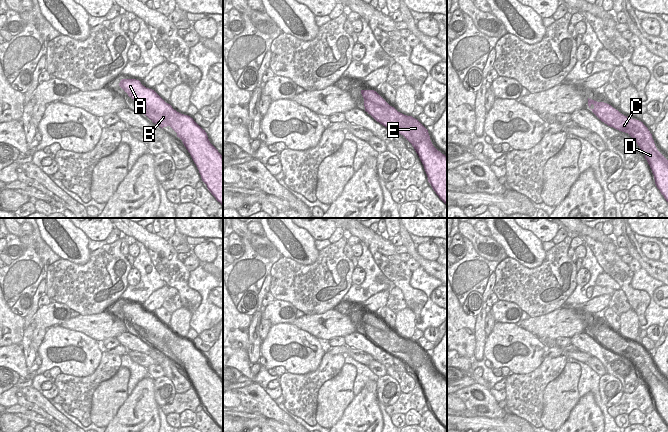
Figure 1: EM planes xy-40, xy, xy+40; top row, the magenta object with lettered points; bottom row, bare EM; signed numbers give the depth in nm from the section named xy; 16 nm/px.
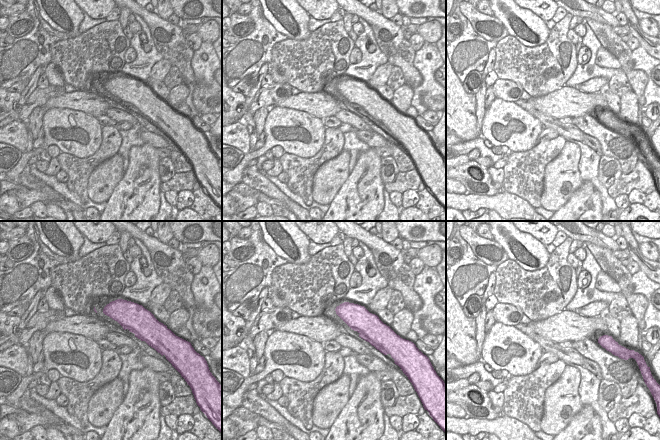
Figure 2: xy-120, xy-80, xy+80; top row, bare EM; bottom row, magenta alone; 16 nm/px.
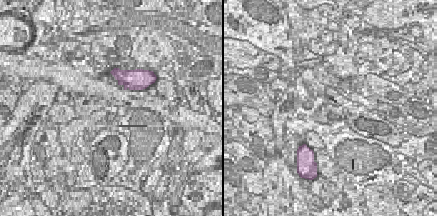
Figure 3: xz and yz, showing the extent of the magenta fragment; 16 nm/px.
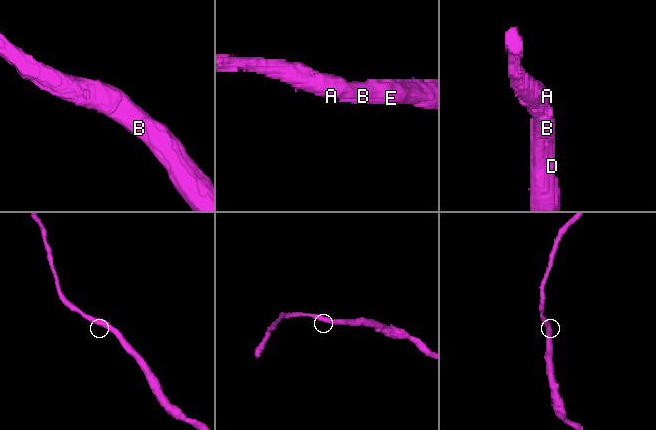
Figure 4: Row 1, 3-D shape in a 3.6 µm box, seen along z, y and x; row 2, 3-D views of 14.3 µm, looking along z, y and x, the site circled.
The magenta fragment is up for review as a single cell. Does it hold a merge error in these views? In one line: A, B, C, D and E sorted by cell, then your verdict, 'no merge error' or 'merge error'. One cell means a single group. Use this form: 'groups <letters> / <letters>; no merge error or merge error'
groups A B C D E; no merge error

